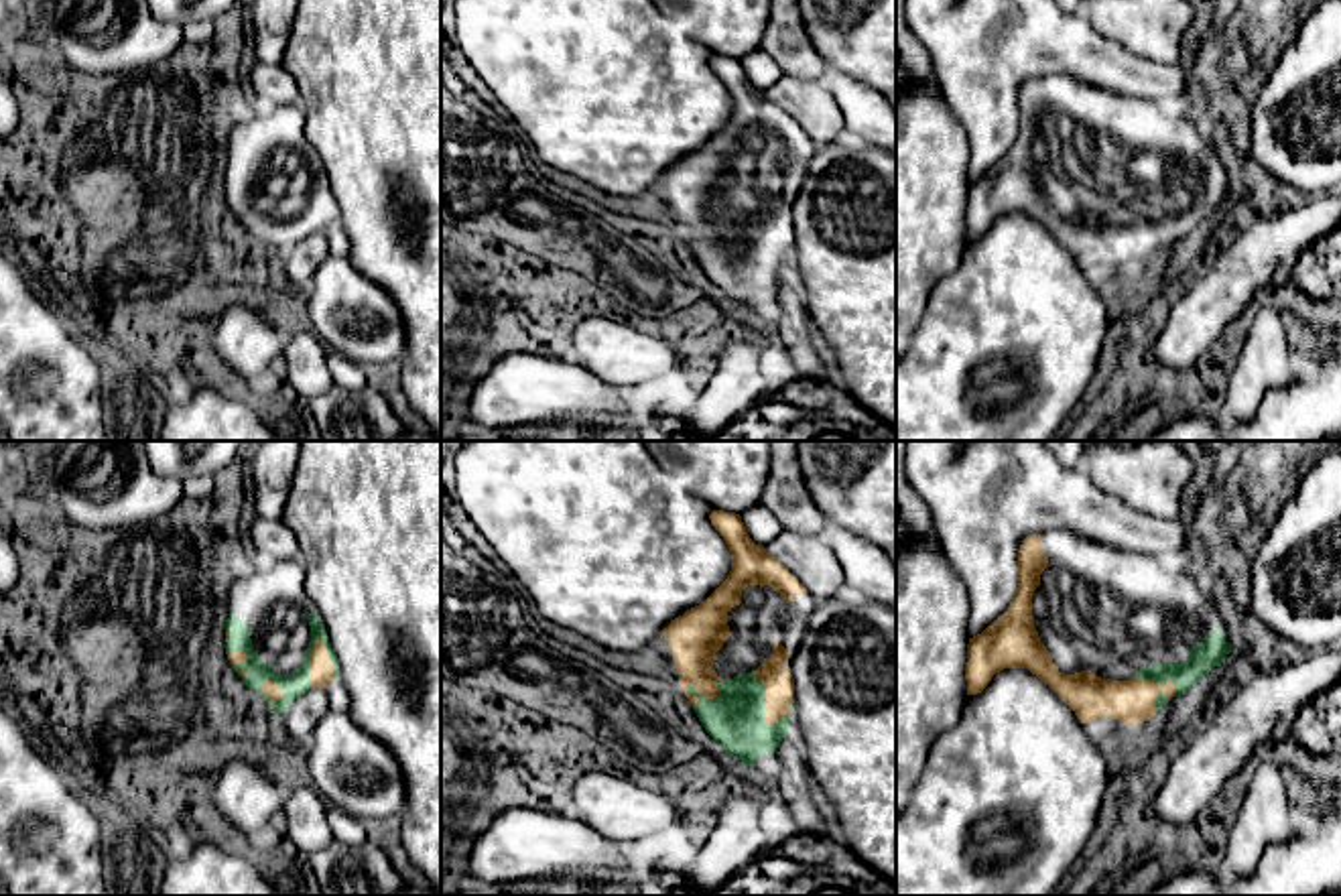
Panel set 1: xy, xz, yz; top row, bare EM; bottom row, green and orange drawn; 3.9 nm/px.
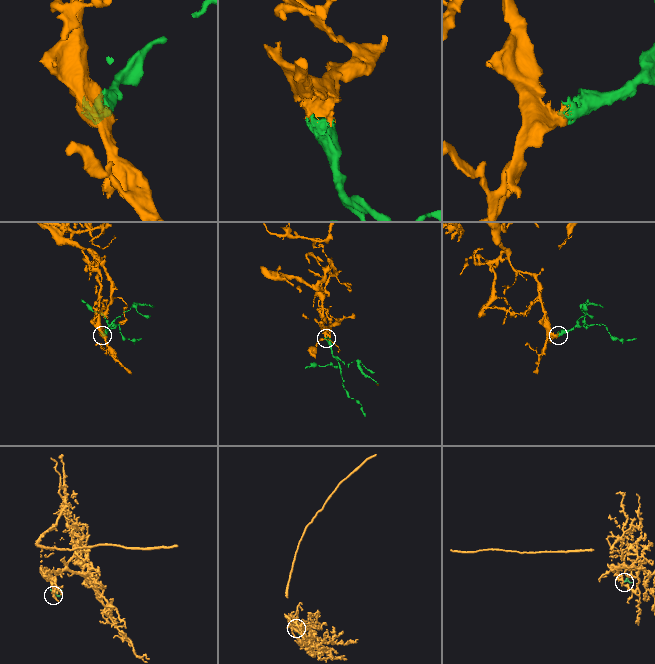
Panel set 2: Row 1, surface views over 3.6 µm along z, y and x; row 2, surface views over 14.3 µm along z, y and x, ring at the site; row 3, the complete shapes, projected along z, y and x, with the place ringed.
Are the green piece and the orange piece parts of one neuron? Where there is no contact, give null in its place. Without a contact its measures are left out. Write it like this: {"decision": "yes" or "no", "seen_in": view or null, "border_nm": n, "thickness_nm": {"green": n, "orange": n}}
{"decision": "yes", "seen_in": "xy", "border_nm": 220, "thickness_nm": {"green": 100, "orange": 100}}

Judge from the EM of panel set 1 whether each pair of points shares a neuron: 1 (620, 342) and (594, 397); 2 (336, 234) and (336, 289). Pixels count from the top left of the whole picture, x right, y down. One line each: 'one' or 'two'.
1: two
2: two

